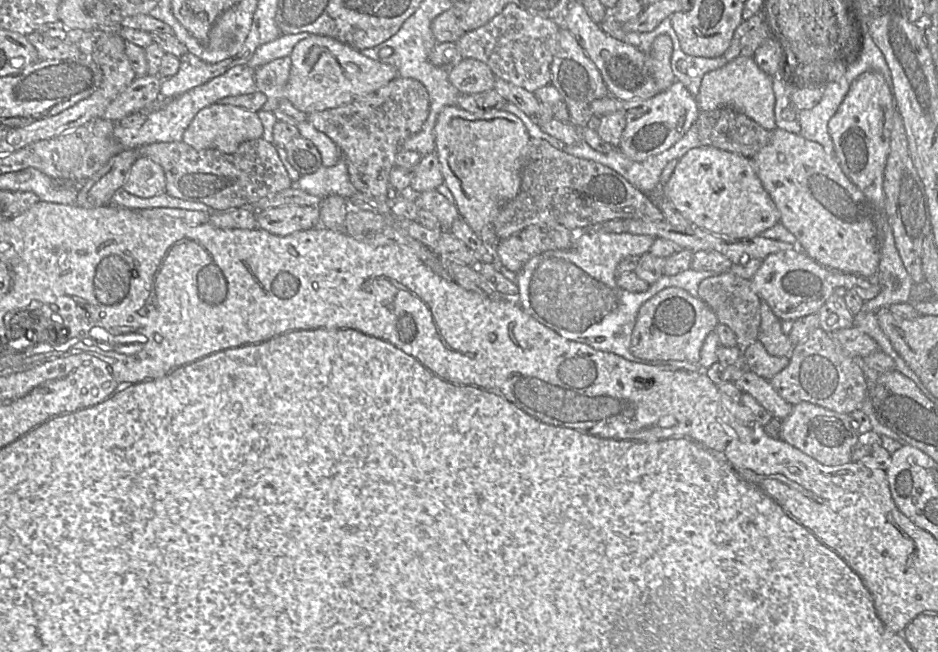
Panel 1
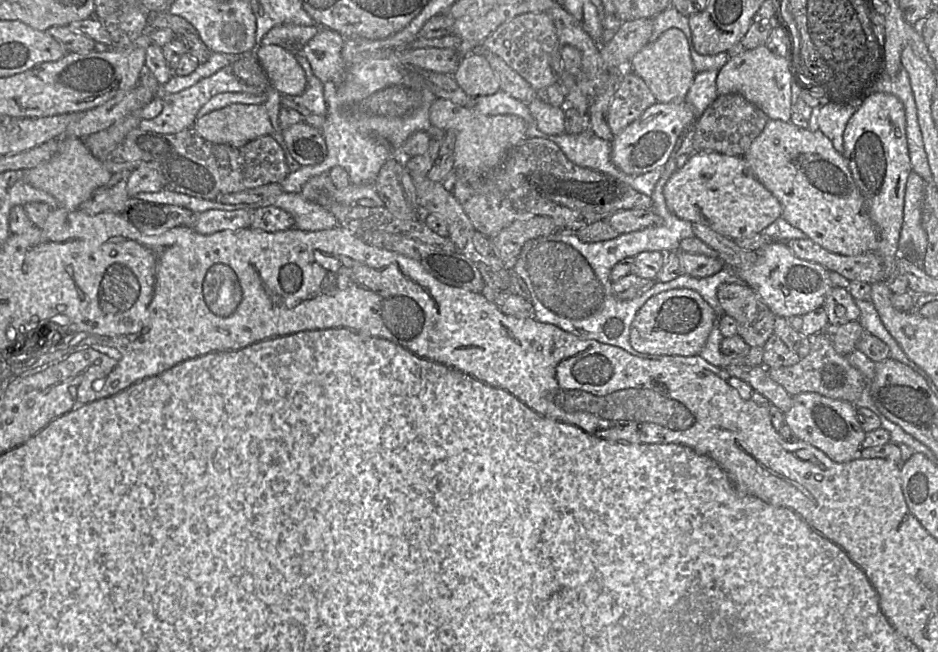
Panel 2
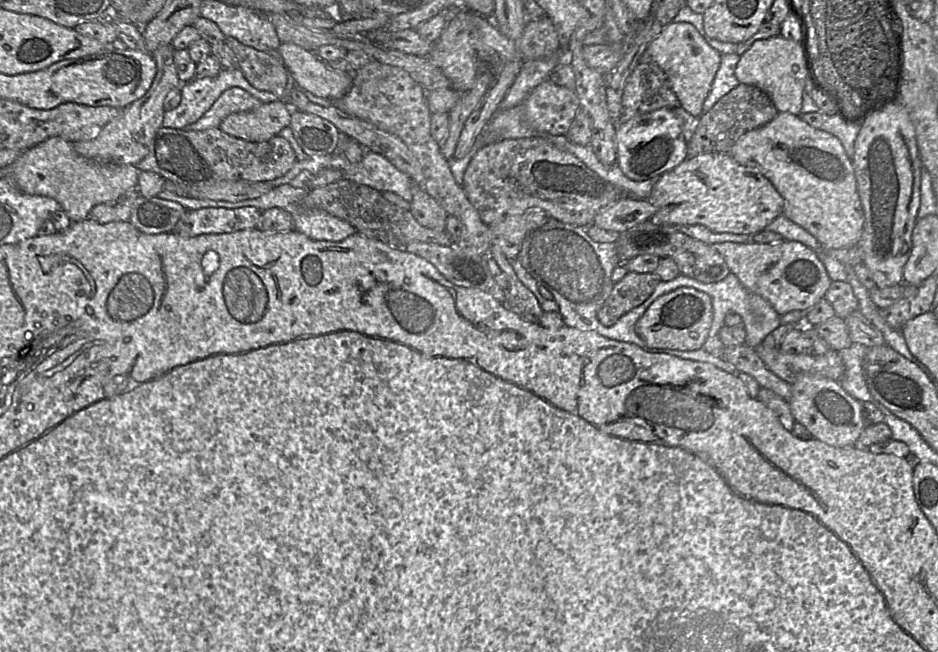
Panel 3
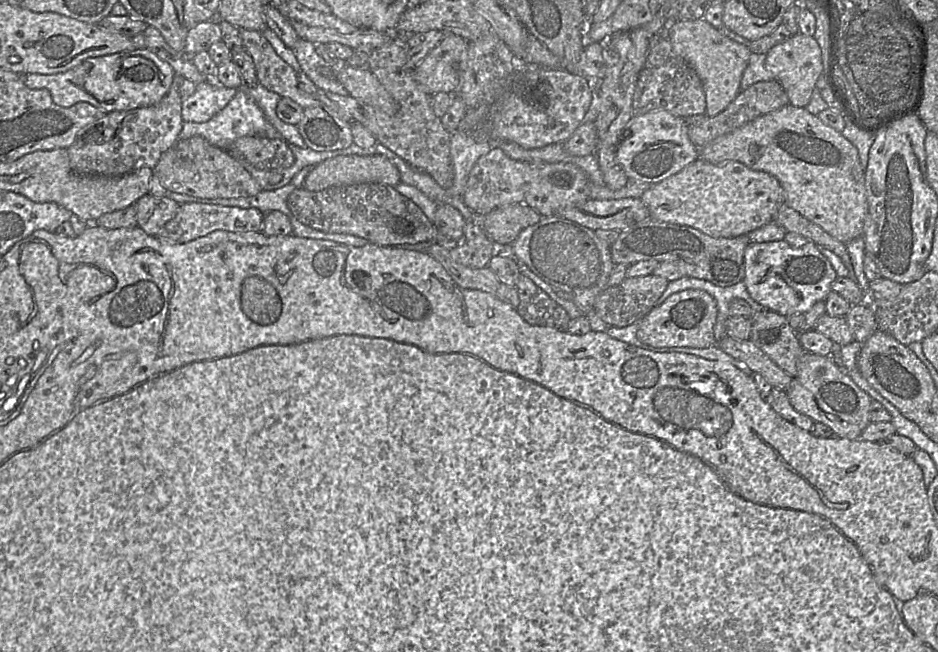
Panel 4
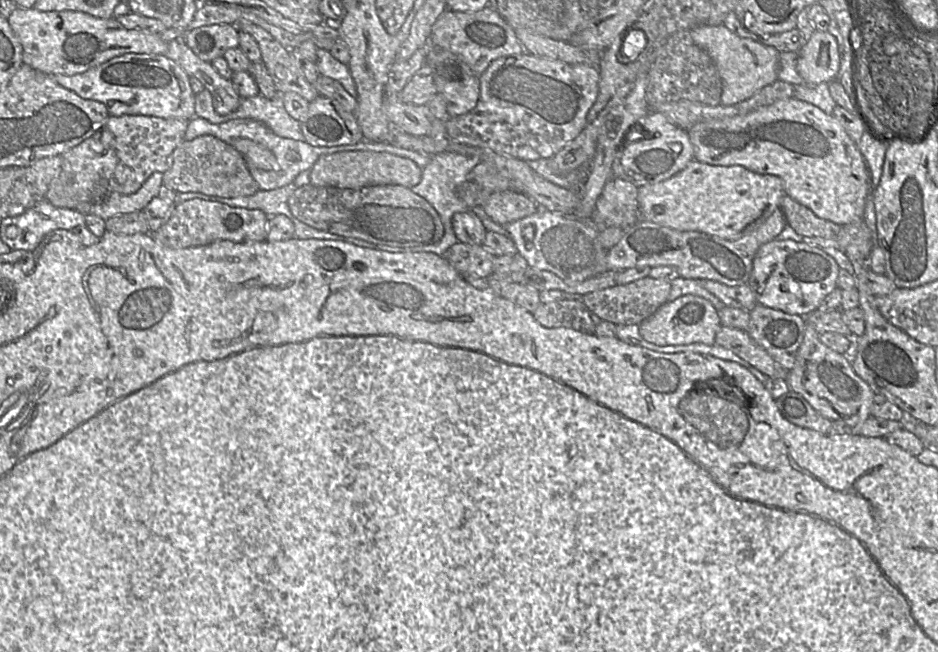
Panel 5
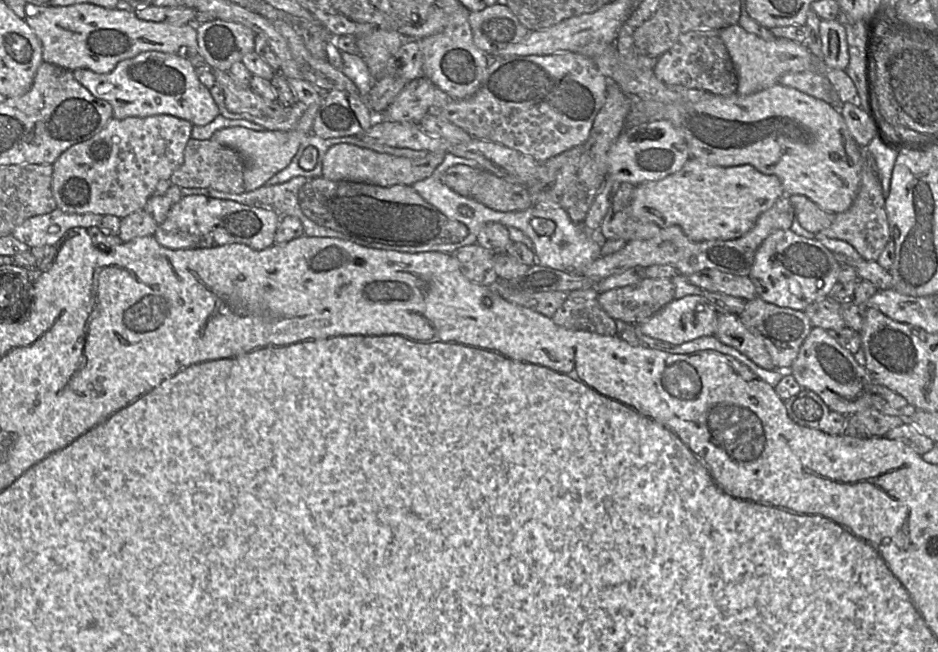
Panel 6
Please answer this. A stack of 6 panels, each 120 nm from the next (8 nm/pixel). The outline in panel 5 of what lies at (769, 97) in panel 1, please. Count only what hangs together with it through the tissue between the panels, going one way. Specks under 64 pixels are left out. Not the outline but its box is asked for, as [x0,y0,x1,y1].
[797,31,840,85]

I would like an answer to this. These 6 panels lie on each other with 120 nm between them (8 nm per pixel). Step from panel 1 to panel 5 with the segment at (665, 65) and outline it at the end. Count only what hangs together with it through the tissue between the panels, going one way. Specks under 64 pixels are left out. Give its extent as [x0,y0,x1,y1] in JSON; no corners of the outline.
[690,25,780,106]

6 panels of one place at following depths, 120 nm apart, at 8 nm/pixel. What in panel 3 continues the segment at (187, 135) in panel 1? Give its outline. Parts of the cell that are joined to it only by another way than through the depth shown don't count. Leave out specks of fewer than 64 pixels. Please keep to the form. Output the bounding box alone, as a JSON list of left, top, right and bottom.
[218,100,292,142]

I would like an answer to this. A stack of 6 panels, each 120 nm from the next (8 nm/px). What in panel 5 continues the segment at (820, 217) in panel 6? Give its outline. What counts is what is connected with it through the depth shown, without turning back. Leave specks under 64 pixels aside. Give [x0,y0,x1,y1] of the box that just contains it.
[778,195,841,240]

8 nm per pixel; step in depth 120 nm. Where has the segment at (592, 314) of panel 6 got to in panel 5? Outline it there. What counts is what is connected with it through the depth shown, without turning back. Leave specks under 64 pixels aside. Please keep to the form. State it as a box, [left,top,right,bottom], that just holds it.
[533,290,597,334]

